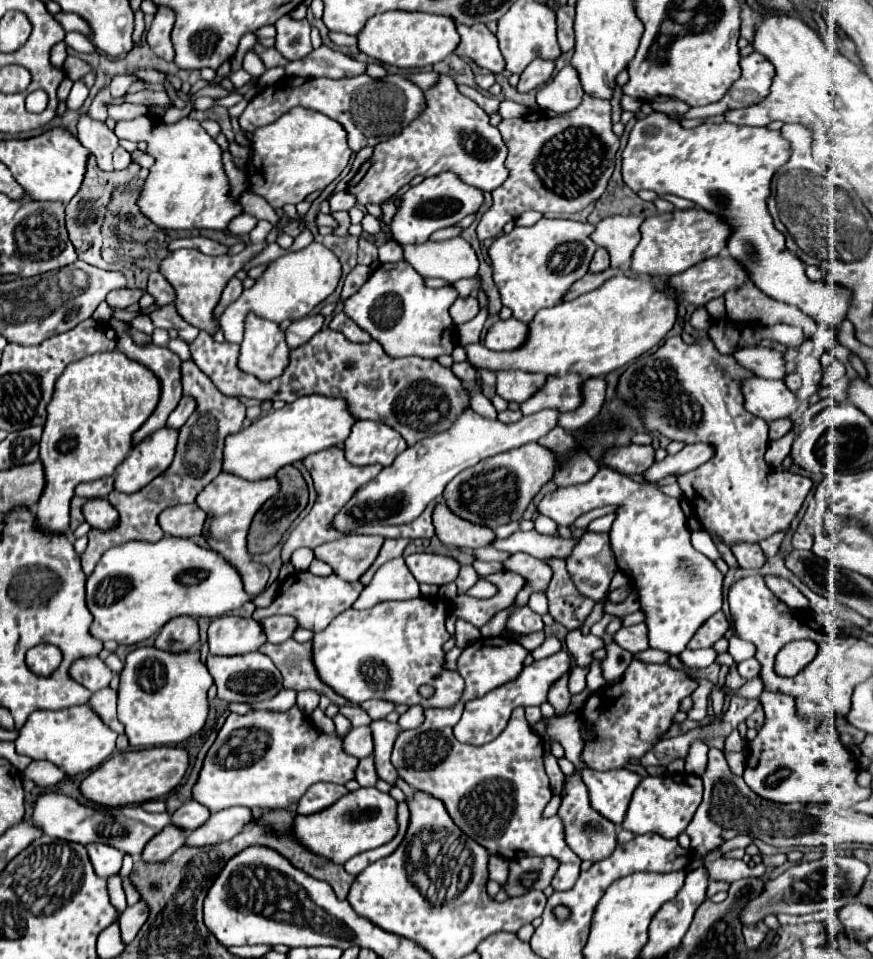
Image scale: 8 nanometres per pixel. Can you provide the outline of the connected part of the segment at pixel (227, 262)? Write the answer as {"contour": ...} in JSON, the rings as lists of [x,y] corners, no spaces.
{"contour":[[[259,220],[257,226],[251,230],[251,244],[237,256],[205,256],[197,250],[177,250],[161,262],[161,274],[177,292],[175,308],[189,324],[193,324],[199,330],[207,330],[209,334],[213,334],[219,328],[219,322],[213,318],[213,308],[217,306],[225,284],[229,282],[229,278],[235,276],[237,270],[241,270],[243,262],[247,262],[255,252],[259,252],[265,246],[265,236],[271,228],[271,222]]]}

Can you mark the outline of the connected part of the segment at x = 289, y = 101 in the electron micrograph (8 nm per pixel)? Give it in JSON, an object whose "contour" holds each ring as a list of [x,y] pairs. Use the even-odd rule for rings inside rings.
{"contour":[[[367,74],[341,80],[285,76],[277,84],[261,90],[249,102],[245,112],[239,116],[239,126],[243,132],[253,132],[261,126],[275,122],[293,106],[311,108],[341,122],[341,126],[349,134],[349,148],[353,152],[359,152],[365,146],[375,146],[383,140],[389,140],[391,136],[399,134],[407,124],[411,124],[411,120],[415,120],[425,108],[425,94],[417,84],[399,74],[385,76],[381,80],[375,80]]]}

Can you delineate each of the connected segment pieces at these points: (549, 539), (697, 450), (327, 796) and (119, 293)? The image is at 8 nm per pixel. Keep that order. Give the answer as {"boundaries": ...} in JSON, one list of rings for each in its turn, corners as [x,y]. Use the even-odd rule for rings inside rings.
{"boundaries":[[[[517,530],[509,538],[495,538],[493,548],[503,550],[503,552],[525,552],[541,560],[549,558],[561,558],[567,560],[569,552],[573,552],[573,544],[577,544],[579,538],[559,538],[559,536],[547,536],[539,534],[537,530]]],[[[689,444],[675,456],[667,456],[661,462],[655,462],[649,470],[643,472],[643,478],[655,484],[669,474],[679,476],[689,470],[695,470],[699,464],[707,462],[711,456],[713,456],[713,448],[709,444]]],[[[317,782],[313,784],[305,796],[299,800],[297,804],[297,812],[299,814],[311,814],[311,812],[319,812],[327,806],[331,806],[339,796],[343,796],[349,792],[344,785]]],[[[123,288],[123,290],[113,290],[109,292],[109,296],[105,298],[107,304],[111,308],[129,308],[131,304],[137,304],[141,298],[141,290],[139,288]]]]}

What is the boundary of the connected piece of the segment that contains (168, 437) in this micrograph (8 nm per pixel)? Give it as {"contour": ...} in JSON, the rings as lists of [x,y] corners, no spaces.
{"contour":[[[159,428],[137,444],[127,456],[125,464],[115,472],[113,488],[125,494],[139,492],[155,476],[165,472],[173,460],[177,444],[177,430]]]}

